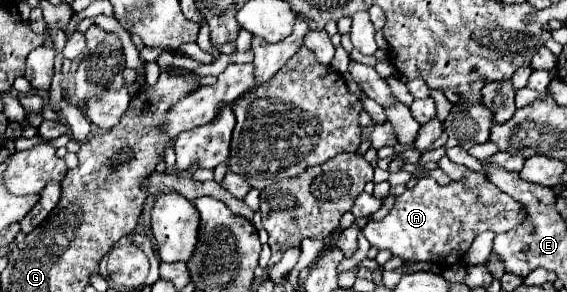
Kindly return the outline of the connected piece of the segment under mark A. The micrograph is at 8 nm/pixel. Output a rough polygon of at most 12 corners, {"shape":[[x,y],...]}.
{"shape":[[482,172],[396,198],[364,236],[404,262],[452,266],[476,234],[524,222]]}

